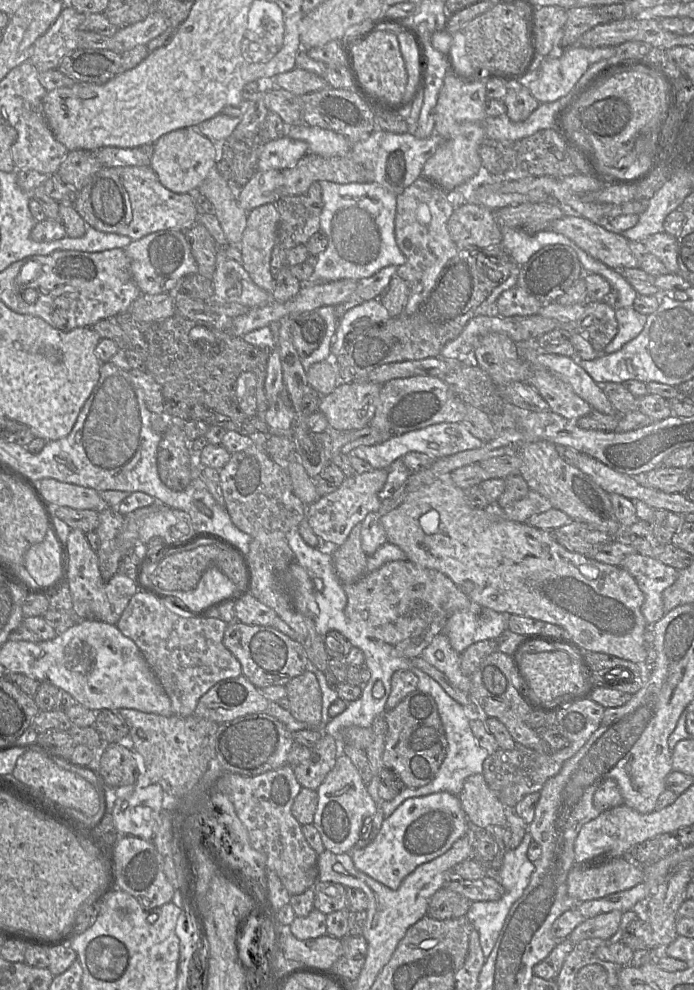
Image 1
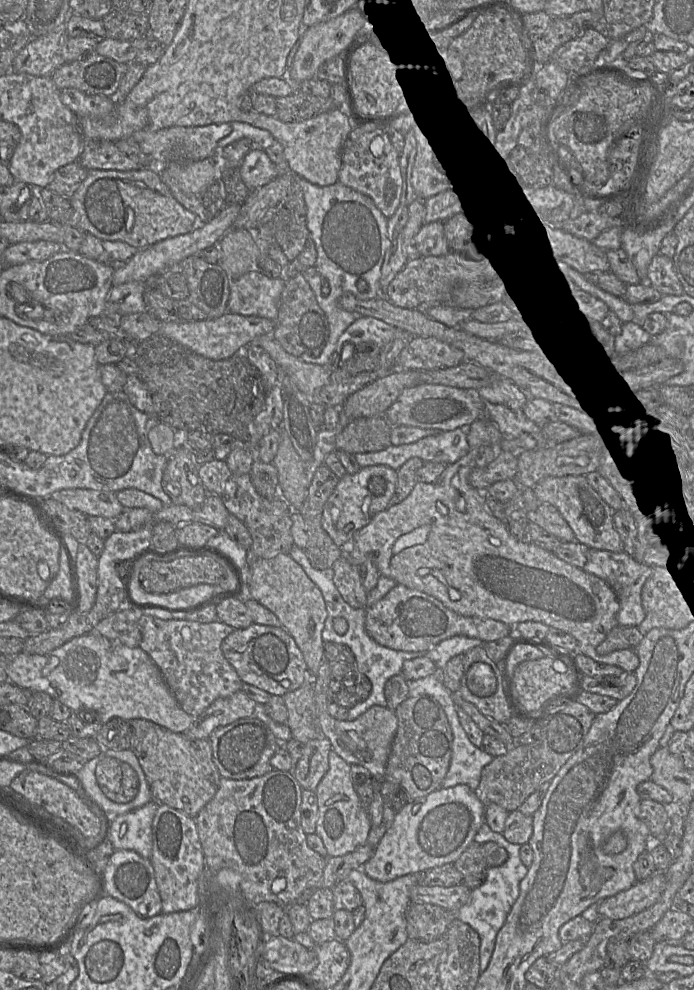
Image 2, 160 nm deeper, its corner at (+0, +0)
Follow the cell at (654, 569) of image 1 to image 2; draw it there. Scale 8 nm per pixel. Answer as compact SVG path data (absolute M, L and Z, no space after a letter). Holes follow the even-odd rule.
M590 550L587 562L582 569L604 580L615 592L620 604L617 614L618 626L622 628L638 627L643 622L645 612L641 599L642 588L646 581L654 575L654 570L639 563L625 551L614 553L604 550Z

